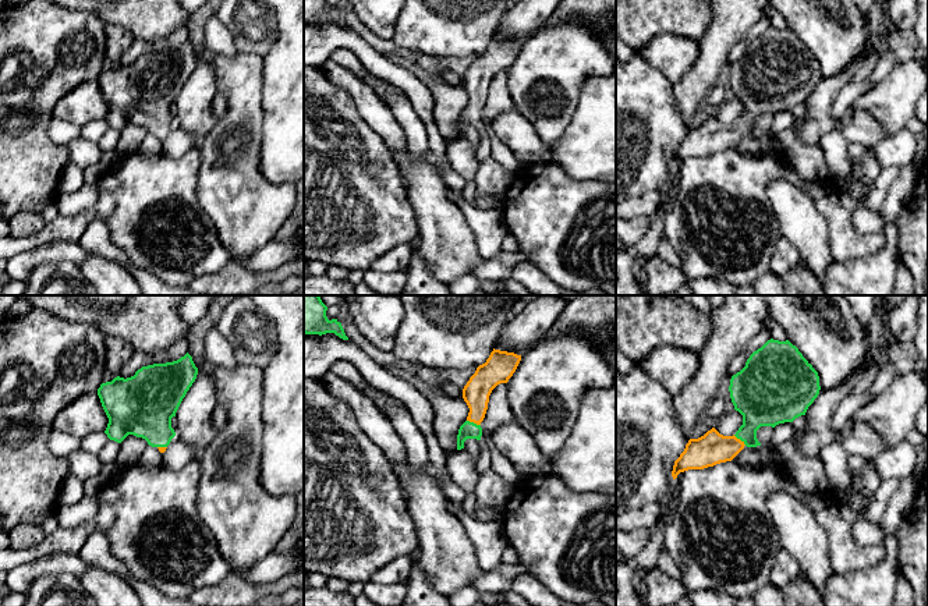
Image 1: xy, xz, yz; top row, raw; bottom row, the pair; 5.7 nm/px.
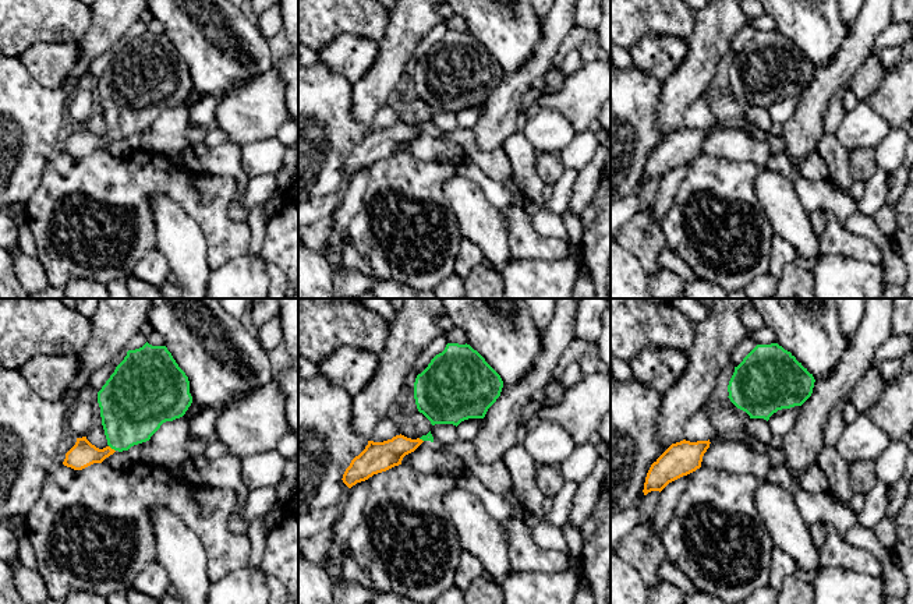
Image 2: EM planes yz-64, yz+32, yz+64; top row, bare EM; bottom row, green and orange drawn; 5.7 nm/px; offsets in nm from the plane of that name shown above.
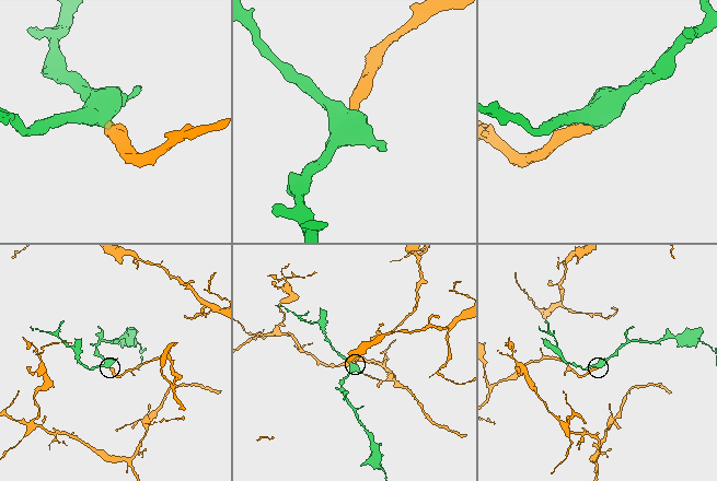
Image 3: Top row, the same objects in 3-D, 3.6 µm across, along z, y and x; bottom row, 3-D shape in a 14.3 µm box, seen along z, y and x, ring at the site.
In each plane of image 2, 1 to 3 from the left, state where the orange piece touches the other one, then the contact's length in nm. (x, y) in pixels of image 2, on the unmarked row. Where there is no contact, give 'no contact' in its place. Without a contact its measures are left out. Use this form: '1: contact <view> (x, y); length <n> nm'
1: contact yz-64 (112, 136); length 50 nm
2: contact yz+32 (421, 126); length 40 nm
3: no contact

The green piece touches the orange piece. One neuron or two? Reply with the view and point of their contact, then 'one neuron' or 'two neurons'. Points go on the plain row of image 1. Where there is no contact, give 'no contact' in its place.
xz (473, 110) | one neuron

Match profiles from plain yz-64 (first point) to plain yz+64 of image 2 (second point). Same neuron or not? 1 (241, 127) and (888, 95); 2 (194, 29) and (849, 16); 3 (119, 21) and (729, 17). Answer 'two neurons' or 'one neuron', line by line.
1: one neuron
2: two neurons
3: one neuron

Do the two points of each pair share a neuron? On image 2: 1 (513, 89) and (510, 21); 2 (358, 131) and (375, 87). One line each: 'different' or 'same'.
1: different
2: different

